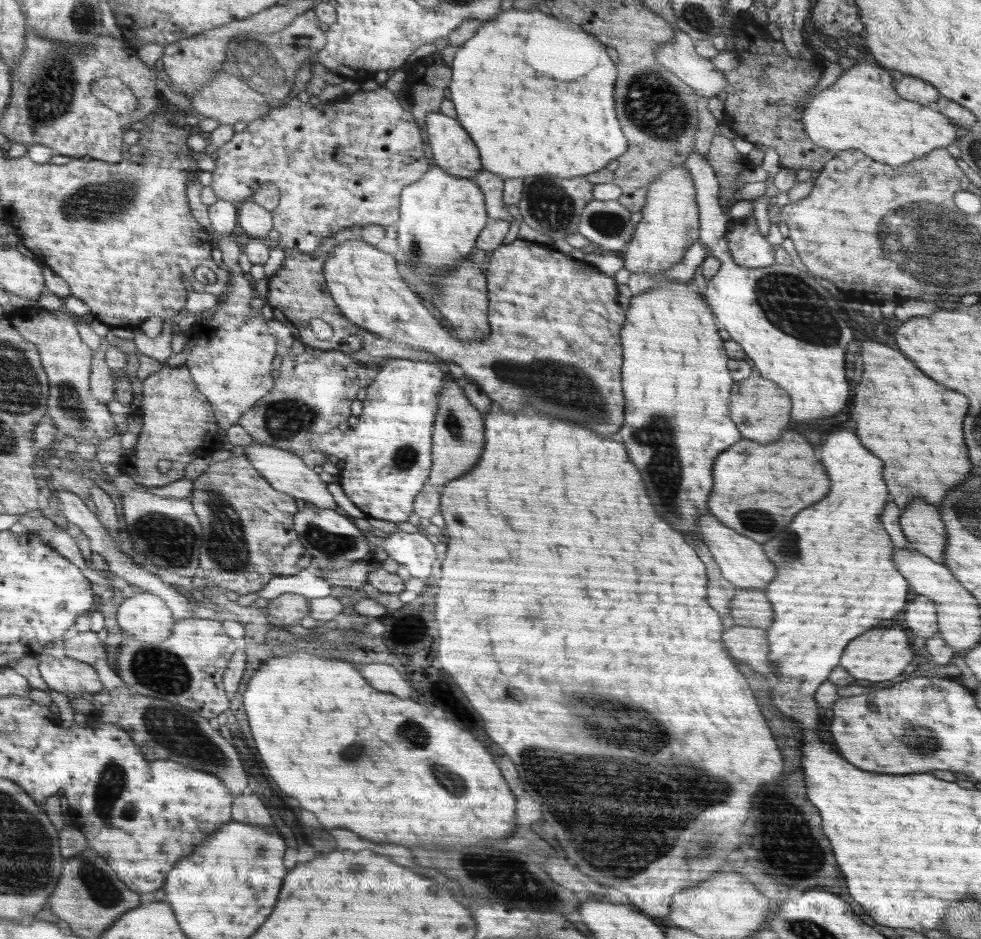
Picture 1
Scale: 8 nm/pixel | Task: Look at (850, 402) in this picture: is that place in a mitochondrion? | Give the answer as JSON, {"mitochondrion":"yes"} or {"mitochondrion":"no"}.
{"mitochondrion":"no"}

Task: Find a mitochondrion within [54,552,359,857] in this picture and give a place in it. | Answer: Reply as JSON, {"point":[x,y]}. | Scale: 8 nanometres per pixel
{"point":[177,732]}

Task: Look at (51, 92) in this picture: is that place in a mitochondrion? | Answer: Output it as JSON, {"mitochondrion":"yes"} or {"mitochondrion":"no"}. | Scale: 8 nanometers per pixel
{"mitochondrion":"yes"}

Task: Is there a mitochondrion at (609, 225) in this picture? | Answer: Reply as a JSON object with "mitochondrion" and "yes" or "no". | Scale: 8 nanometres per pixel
{"mitochondrion":"yes"}

